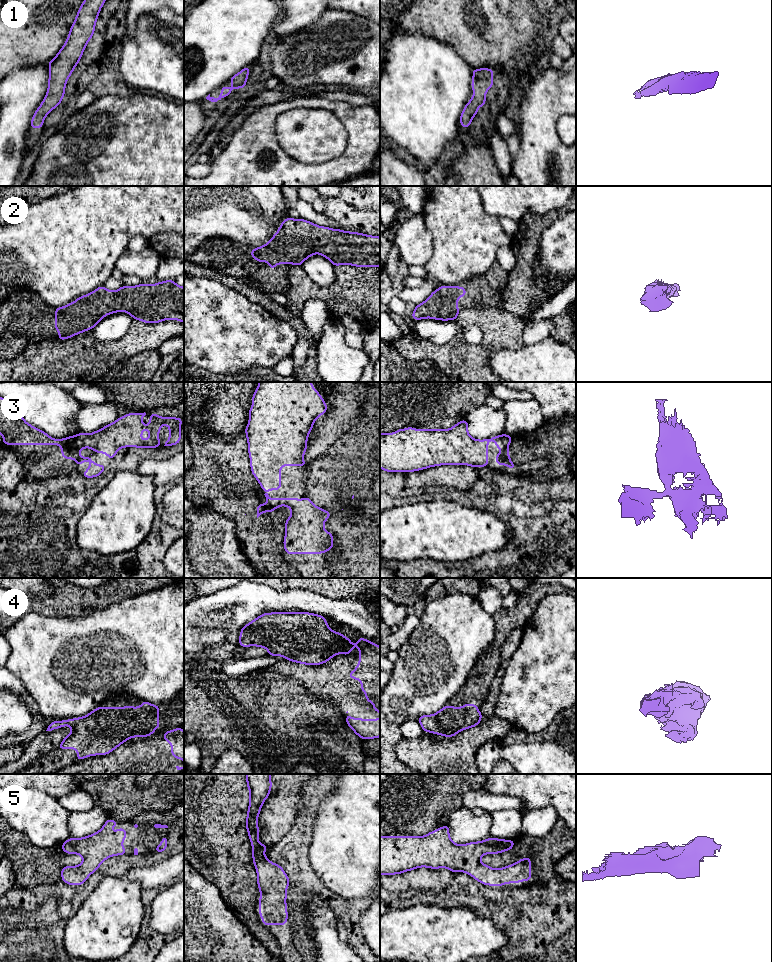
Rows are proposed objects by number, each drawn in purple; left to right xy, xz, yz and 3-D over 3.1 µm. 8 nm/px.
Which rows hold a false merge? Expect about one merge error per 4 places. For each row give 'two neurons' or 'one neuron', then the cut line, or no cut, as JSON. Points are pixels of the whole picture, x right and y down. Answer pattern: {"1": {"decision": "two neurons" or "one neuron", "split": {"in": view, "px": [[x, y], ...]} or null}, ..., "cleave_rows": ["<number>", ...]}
{"1": {"decision": "one neuron", "split": null}, "2": {"decision": "one neuron", "split": null}, "3": {"decision": "two neurons", "split": {"in": "xy", "px": [[74, 436], [74, 445], [78, 450]]}}, "4": {"decision": "two neurons", "split": {"in": "xz", "px": [[345, 637], [346, 644], [343, 646], [338, 645], [335, 654]]}}, "5": {"decision": "one neuron", "split": null}, "cleave_rows": ["3", "4"]}

